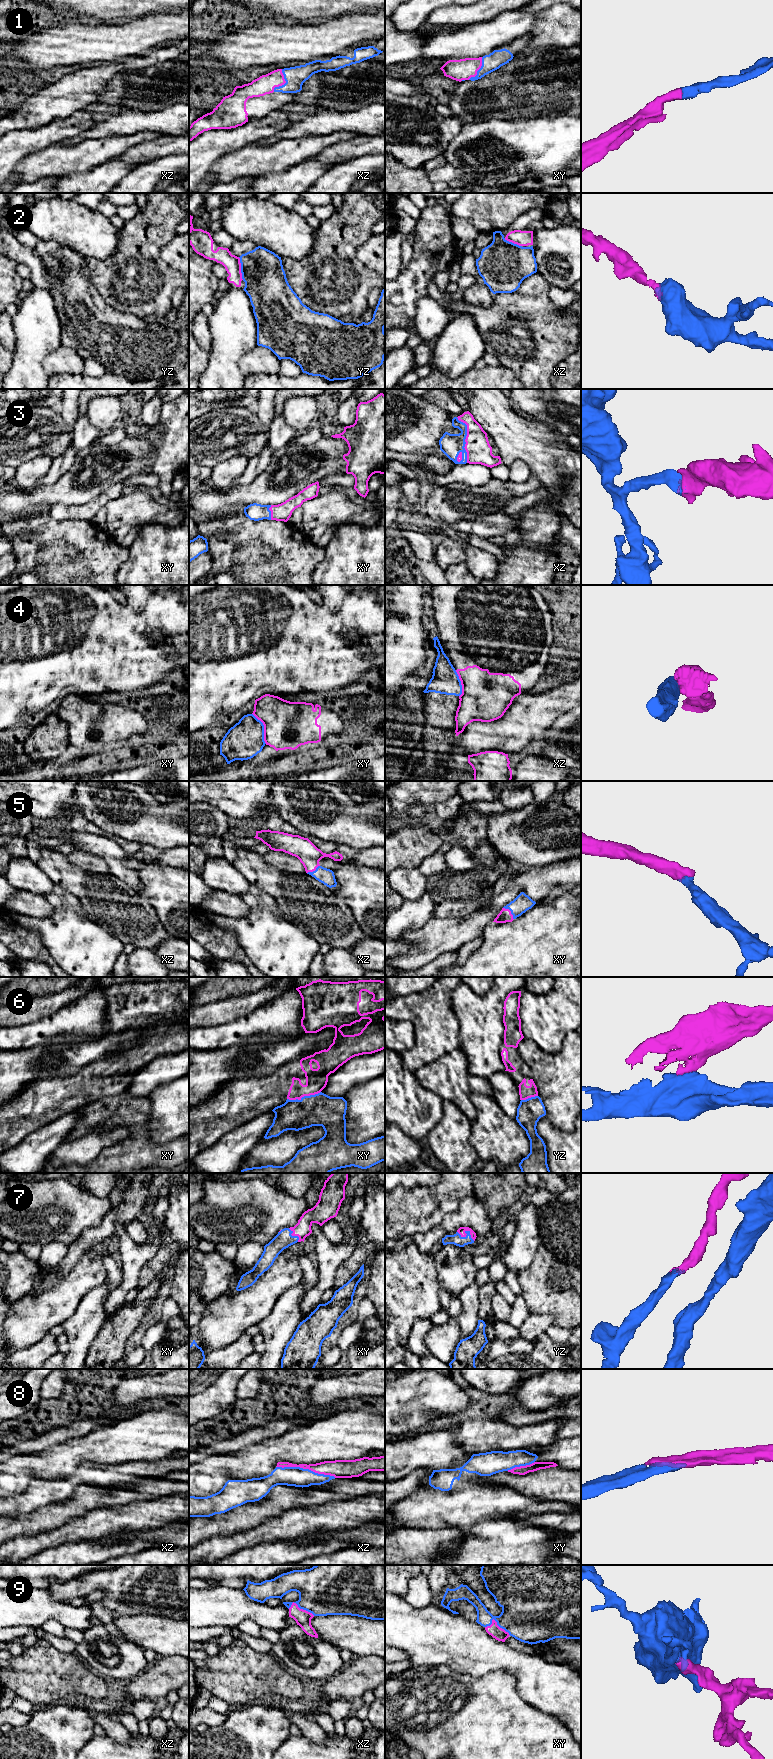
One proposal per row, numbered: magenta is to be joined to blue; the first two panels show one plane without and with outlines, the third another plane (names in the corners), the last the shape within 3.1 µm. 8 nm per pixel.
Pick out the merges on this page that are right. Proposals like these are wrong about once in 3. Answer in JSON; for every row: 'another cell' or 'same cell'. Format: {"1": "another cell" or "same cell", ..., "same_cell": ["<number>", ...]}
{"1": "same cell", "2": "same cell", "3": "same cell", "4": "another cell", "5": "same cell", "6": "another cell", "7": "same cell", "8": "same cell", "9": "same cell", "same_cell": ["1", "2", "3", "5", "7", "8", "9"]}

